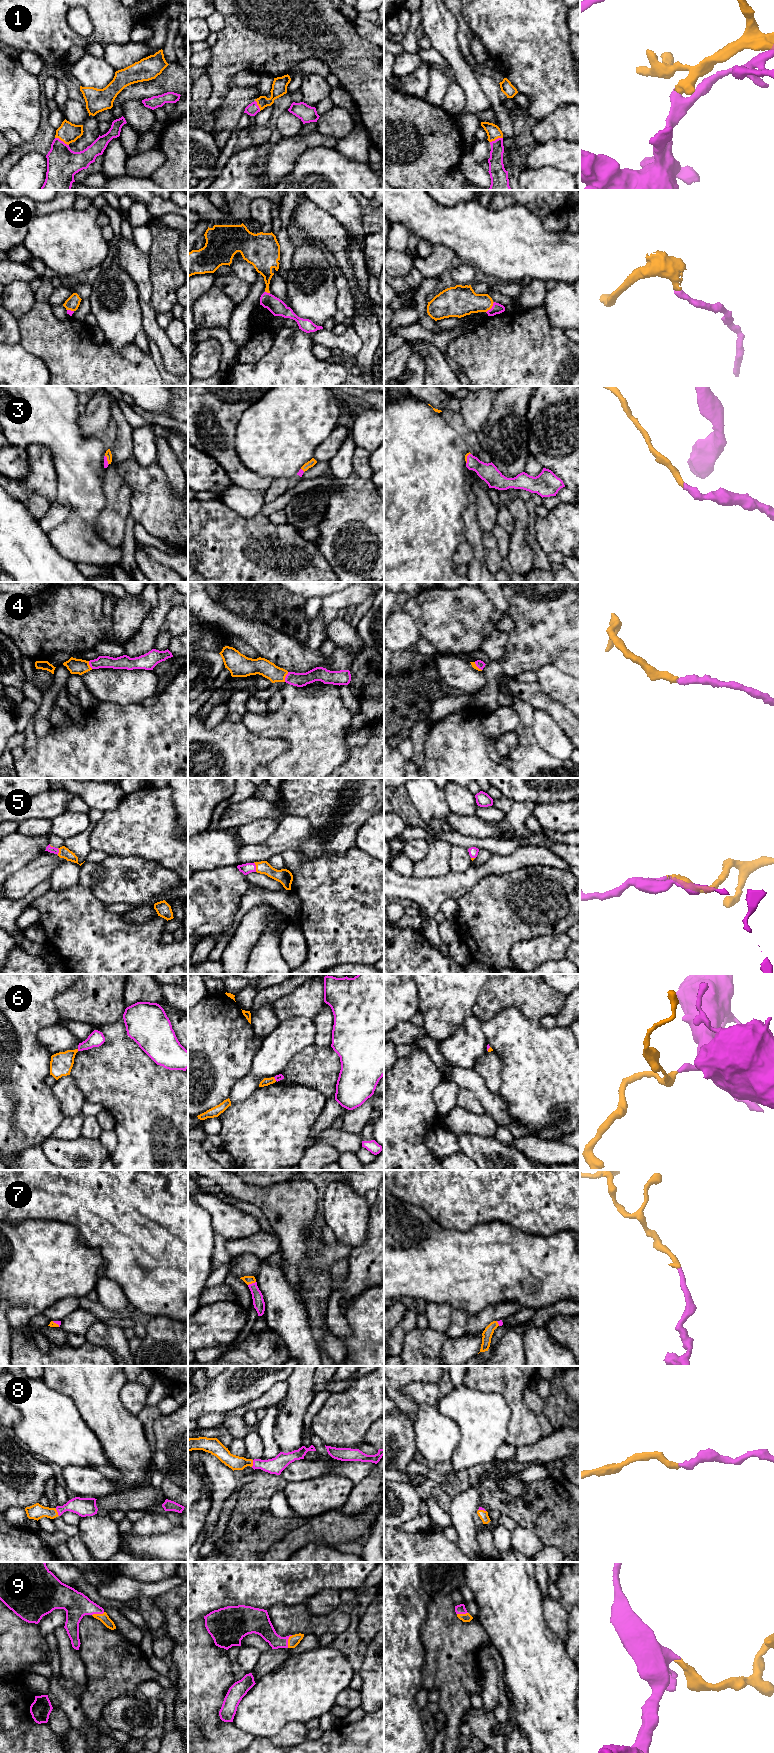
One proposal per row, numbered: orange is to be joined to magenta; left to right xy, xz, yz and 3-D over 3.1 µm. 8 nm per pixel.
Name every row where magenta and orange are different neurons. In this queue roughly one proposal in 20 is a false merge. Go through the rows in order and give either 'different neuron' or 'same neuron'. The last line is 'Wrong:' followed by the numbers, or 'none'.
1: same neuron
2: same neuron
3: same neuron
4: same neuron
5: same neuron
6: same neuron
7: same neuron
8: same neuron
9: same neuron
Wrong: none

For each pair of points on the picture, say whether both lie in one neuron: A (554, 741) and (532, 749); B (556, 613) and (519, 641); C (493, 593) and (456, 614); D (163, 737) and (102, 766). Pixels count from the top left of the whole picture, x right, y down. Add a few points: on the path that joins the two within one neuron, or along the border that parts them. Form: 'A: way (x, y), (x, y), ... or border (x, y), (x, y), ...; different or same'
A: border (532, 724), (534, 737), (539, 745), (560, 759); different
B: way (547, 622), (528, 641); same
C: border (484, 592), (495, 608); different
D: way (148, 752), (134, 766), (117, 766); same

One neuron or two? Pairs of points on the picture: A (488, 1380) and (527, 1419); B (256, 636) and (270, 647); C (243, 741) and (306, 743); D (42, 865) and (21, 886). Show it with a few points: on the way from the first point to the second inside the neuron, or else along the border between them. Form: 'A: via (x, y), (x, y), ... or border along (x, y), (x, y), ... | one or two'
A: via (500, 1384), (515, 1399), (518, 1407) | one
B: via (259, 636), (267, 644) | one
C: border along (264, 736), (282, 737), (288, 743), (289, 750) | two
D: via (37, 870), (26, 881) | one

